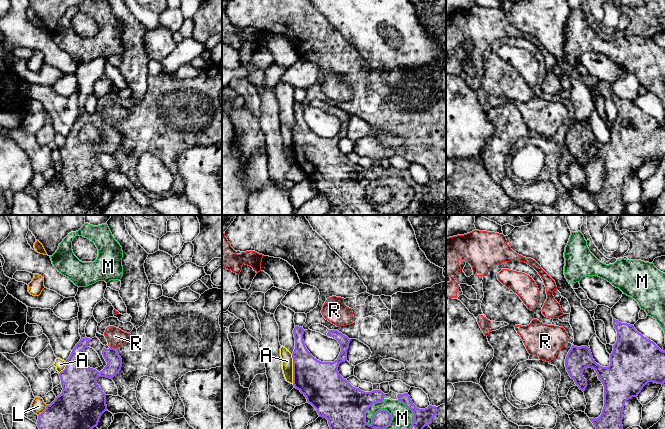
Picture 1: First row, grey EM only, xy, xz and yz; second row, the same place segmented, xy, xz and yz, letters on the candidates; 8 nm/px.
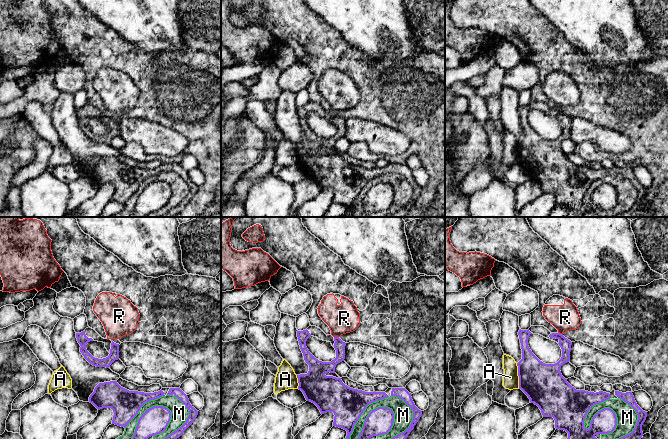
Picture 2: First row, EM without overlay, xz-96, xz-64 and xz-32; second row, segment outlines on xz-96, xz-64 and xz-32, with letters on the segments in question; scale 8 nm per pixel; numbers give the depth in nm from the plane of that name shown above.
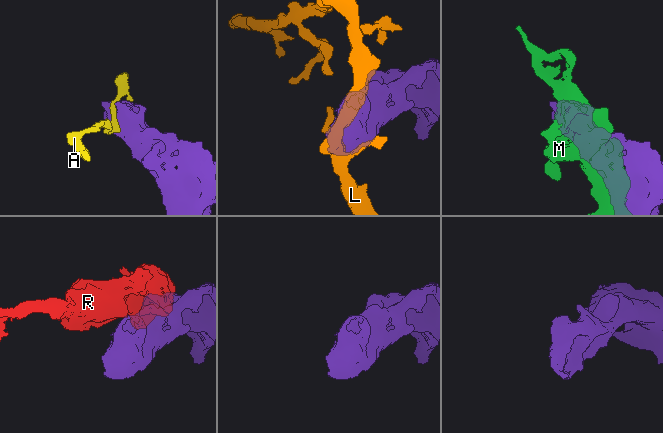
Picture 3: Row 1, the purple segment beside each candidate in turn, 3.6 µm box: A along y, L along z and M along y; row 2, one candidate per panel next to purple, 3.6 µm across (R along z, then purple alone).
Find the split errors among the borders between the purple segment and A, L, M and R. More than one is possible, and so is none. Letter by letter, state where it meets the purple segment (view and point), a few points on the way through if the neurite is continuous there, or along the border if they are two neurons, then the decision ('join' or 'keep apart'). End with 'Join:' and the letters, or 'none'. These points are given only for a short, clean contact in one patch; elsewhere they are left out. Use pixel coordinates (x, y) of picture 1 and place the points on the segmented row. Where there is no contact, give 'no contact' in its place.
A: contact xz (293, 369); keep apart
L: contact xy (44, 410); keep apart
M: contact xz (367, 408); keep apart
R: contact xy (113, 348); border xy (110, 346), (115, 349); keep apart
Join: none

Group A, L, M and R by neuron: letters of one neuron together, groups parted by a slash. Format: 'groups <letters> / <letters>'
groups A / L / M / R

